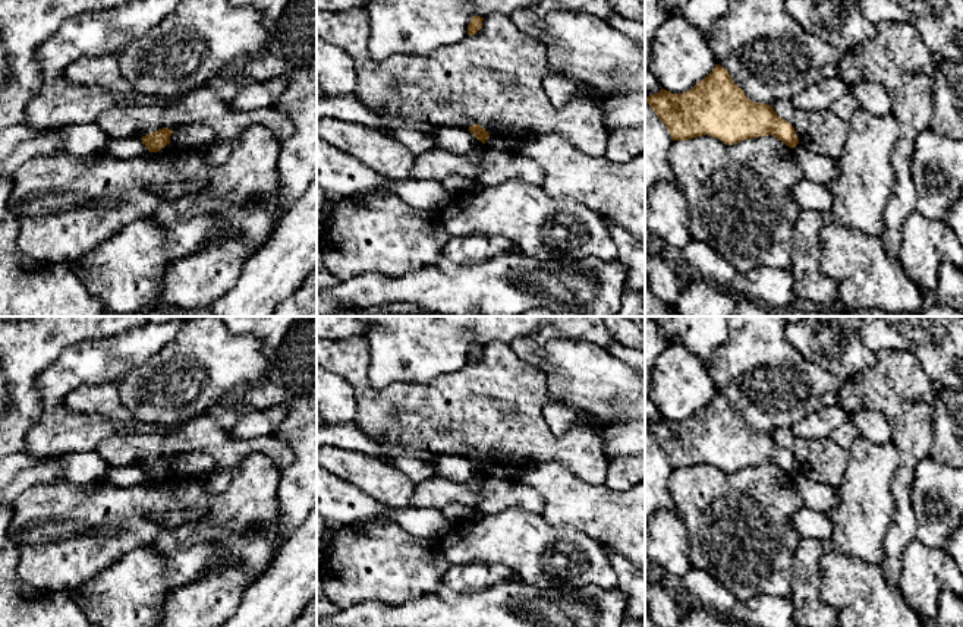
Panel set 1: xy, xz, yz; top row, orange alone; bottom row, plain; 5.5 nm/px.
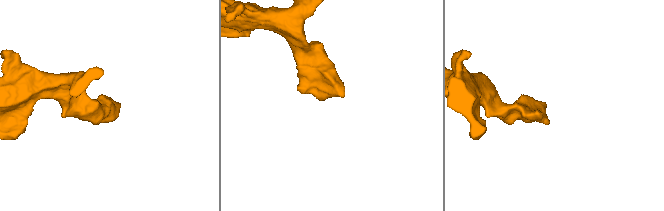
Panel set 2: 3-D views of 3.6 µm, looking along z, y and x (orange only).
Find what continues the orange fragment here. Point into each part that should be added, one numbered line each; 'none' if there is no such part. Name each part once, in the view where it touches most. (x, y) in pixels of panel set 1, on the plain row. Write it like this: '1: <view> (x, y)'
none

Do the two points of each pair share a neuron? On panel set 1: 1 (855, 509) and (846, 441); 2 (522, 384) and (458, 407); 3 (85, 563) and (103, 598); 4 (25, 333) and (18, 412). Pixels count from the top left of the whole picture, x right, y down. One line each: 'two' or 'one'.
1: two
2: one
3: two
4: one

